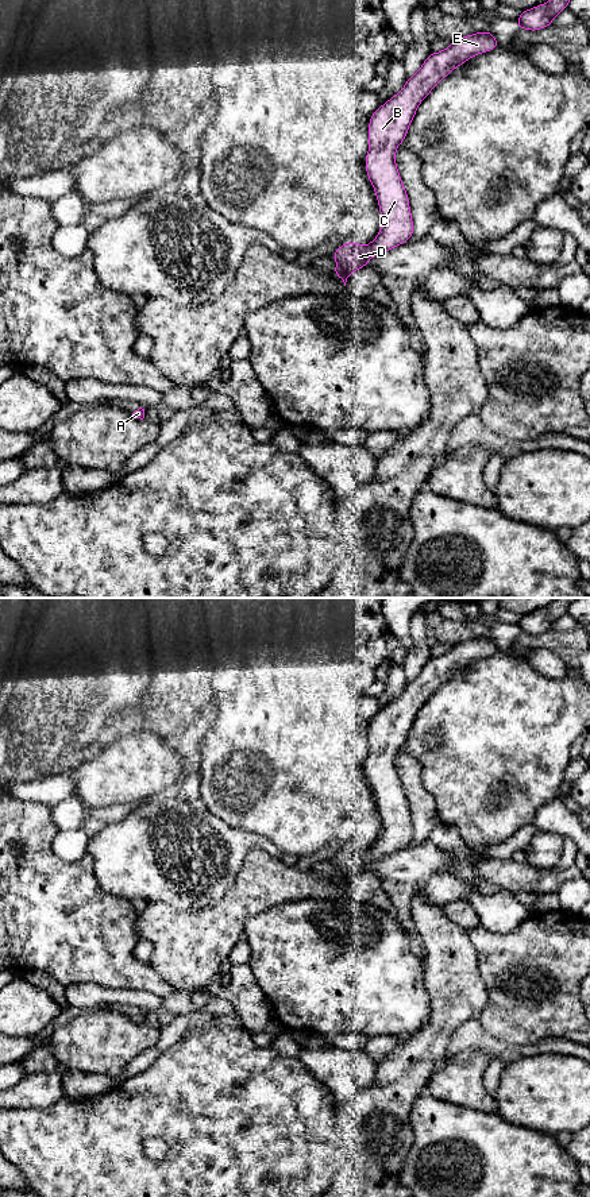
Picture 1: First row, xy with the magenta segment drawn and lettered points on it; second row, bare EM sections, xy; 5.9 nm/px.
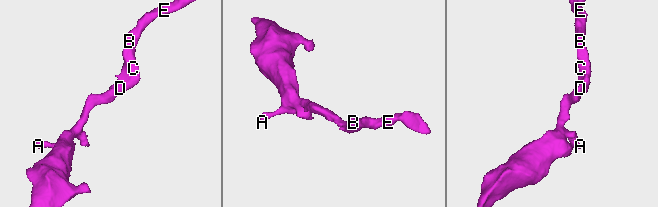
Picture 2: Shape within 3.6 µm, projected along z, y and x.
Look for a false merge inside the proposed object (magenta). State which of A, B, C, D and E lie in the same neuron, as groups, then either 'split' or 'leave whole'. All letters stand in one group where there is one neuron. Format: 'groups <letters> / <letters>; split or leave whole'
groups A B C D E; leave whole

